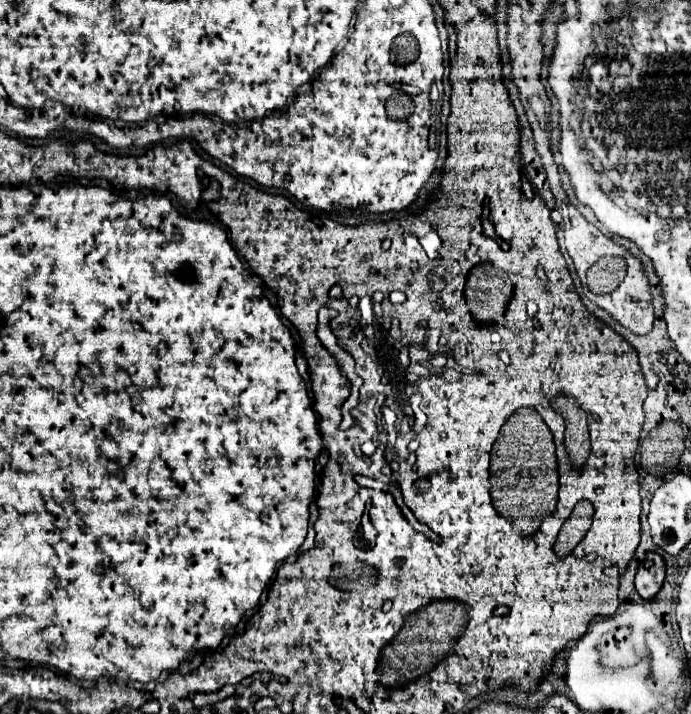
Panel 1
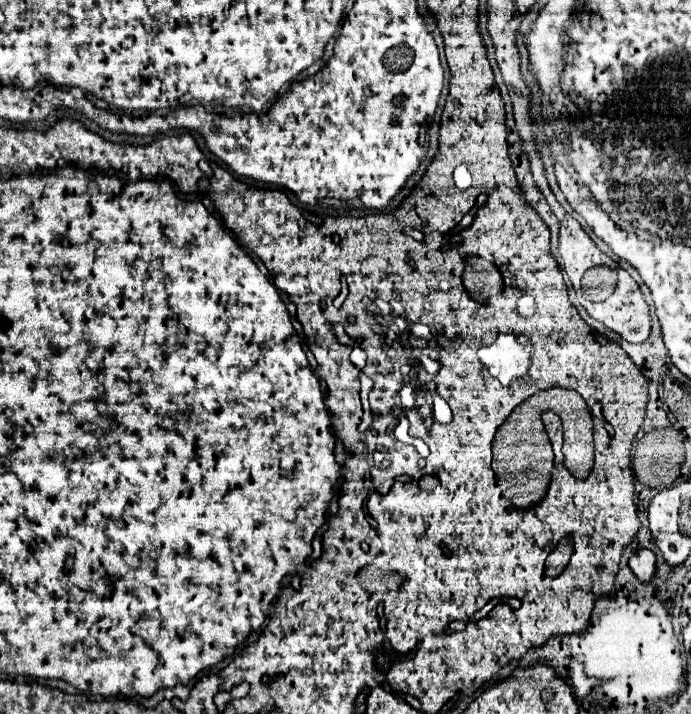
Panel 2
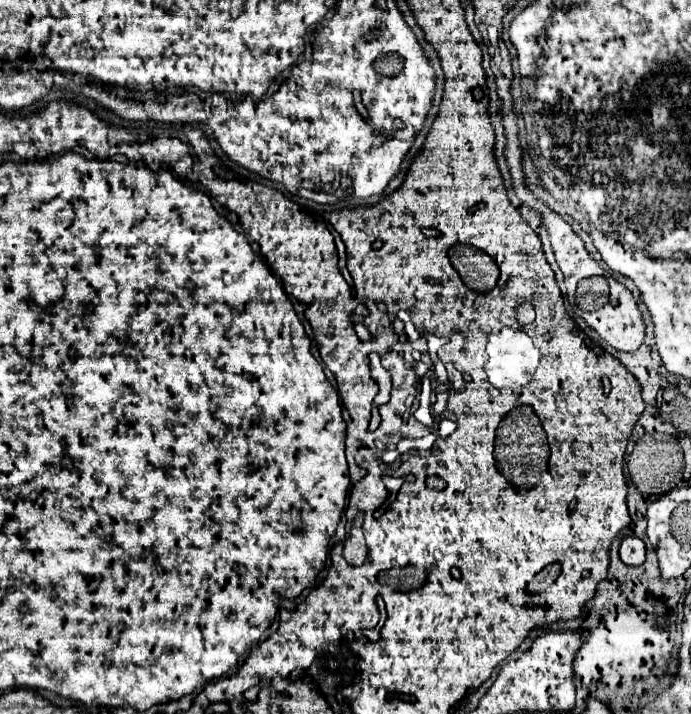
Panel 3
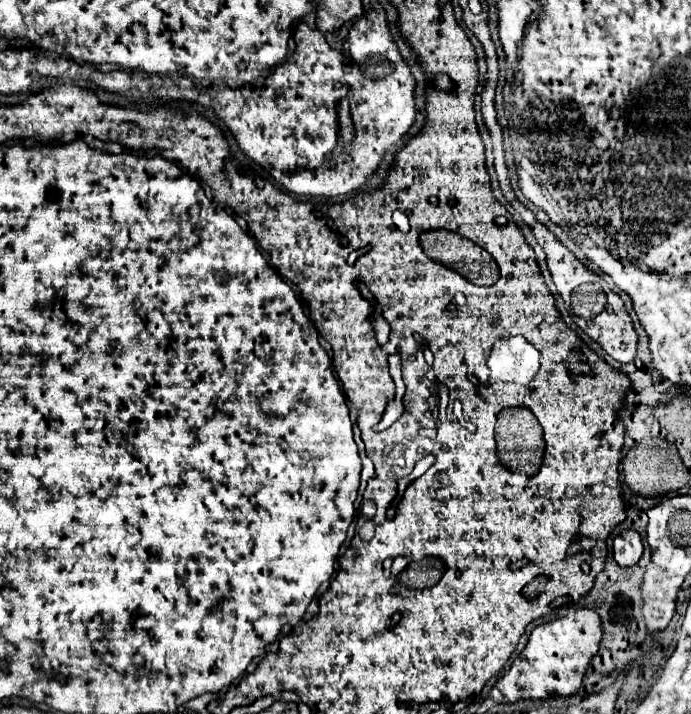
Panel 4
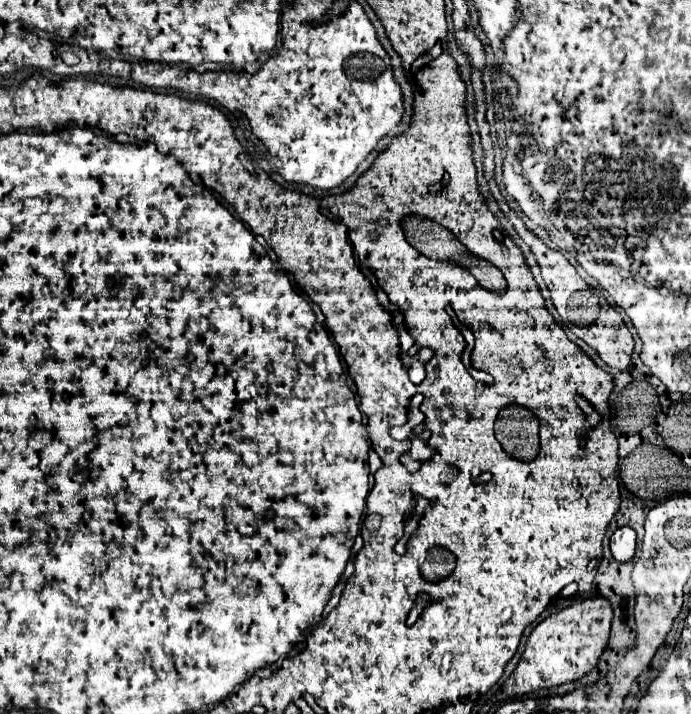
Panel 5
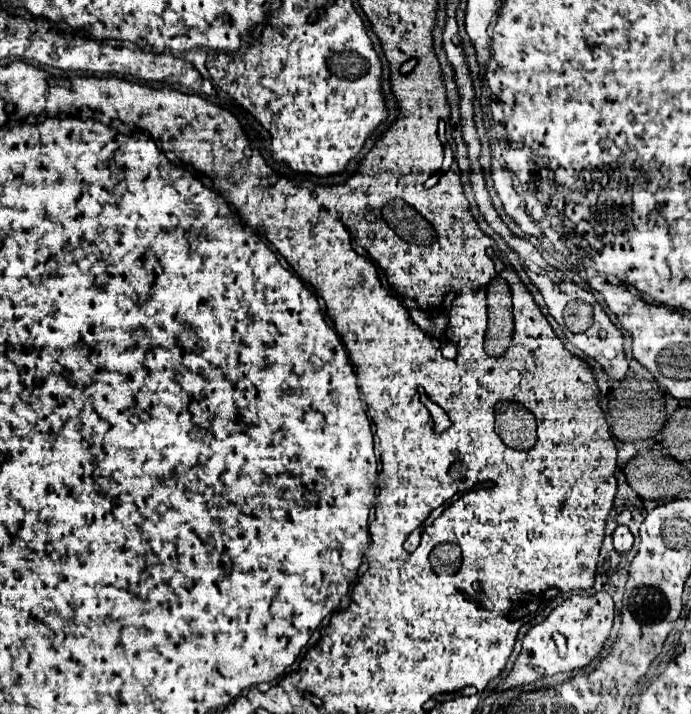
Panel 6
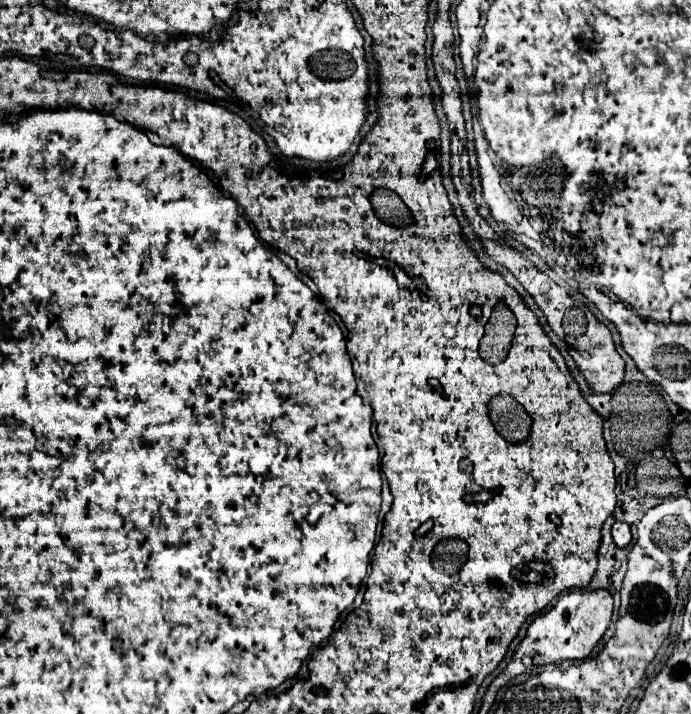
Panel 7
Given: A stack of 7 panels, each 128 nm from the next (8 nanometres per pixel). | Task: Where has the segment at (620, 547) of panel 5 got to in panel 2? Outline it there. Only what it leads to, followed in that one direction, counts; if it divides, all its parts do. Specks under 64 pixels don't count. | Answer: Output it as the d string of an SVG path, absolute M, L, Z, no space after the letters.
M638 550L636 554L630 556L628 560L628 566L632 568L632 572L642 580L642 582L648 582L652 576L654 576L654 570L656 570L656 556L652 550Z

